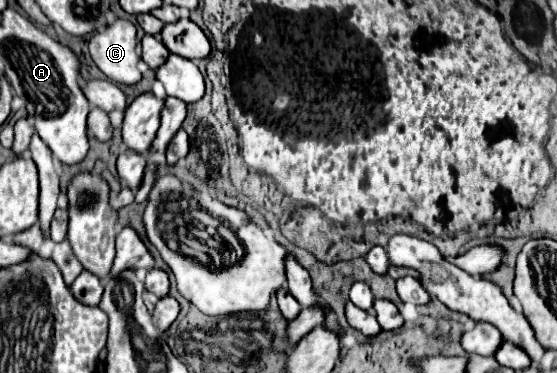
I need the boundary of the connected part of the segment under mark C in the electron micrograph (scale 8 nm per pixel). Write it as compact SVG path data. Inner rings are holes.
M114 20L106 32L98 32L90 40L90 56L112 82L134 86L142 78L136 68L140 60L136 52L136 28L128 20Z

